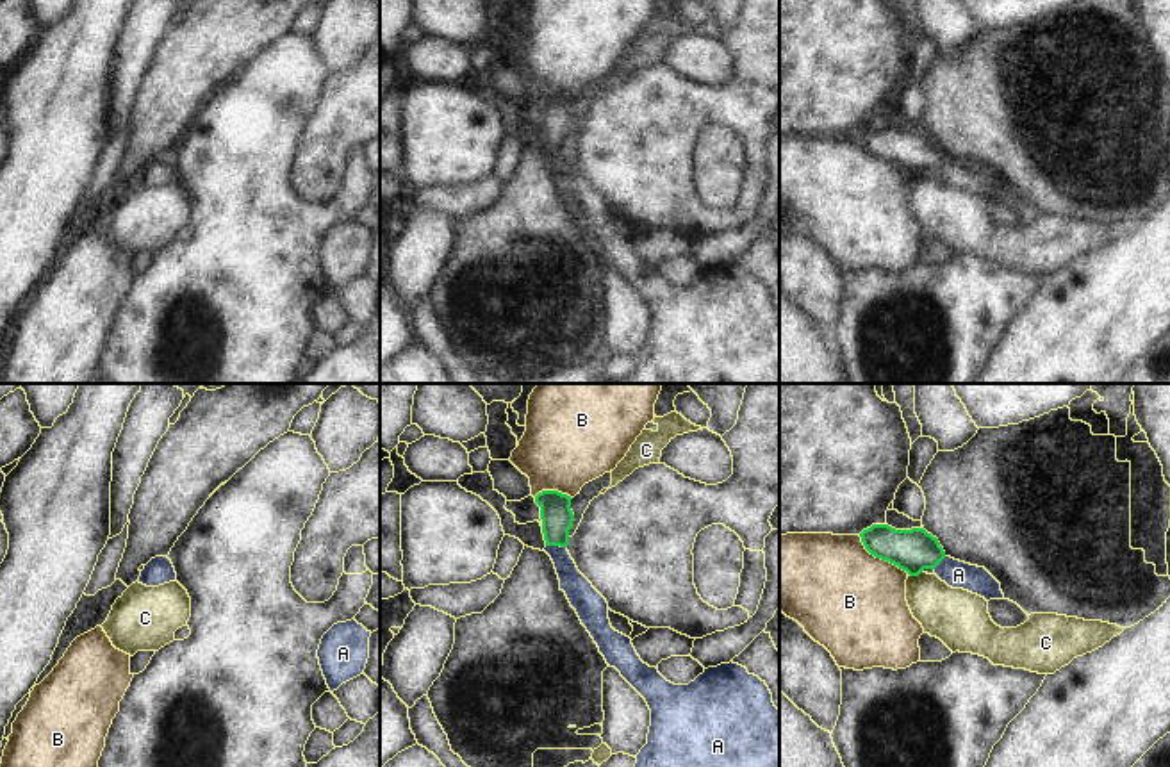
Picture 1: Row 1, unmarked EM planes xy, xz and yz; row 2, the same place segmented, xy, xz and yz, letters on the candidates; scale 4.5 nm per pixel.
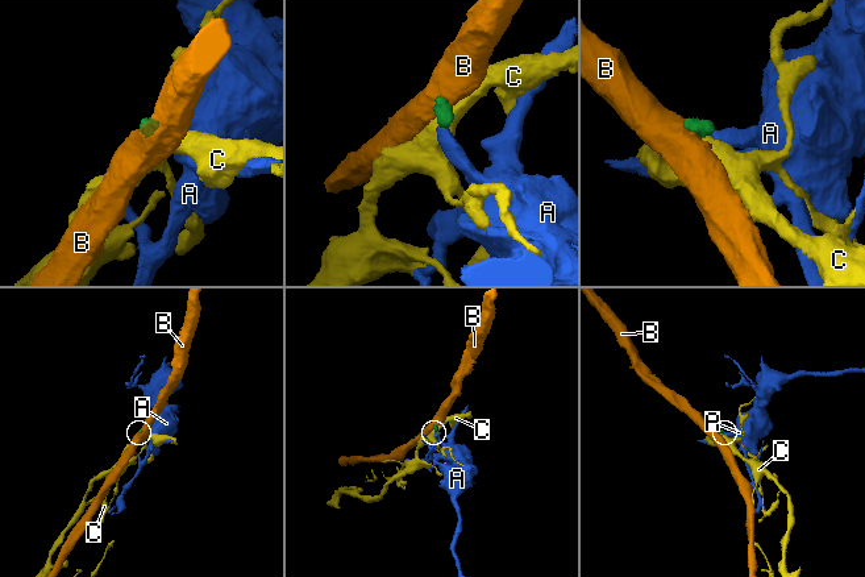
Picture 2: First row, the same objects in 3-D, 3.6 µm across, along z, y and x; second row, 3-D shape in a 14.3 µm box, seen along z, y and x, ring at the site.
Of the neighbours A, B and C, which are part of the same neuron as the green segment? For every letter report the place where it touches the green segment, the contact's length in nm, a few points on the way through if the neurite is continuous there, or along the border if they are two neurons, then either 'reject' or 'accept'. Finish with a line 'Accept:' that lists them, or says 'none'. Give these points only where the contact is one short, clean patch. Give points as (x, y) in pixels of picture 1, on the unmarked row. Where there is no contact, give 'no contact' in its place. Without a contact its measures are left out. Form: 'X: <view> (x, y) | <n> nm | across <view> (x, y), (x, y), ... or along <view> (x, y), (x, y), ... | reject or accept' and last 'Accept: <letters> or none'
A: xz (557, 145) | 100 nm | across xz (557, 118), (557, 145), (568, 175), (580, 193) | accept
B: yz (881, 159) | 280 nm | along yz (858, 136), (871, 154), (908, 173) | reject
C: yz (914, 175) | 70 nm | along yz (921, 172), (908, 175) | reject
Accept: A

